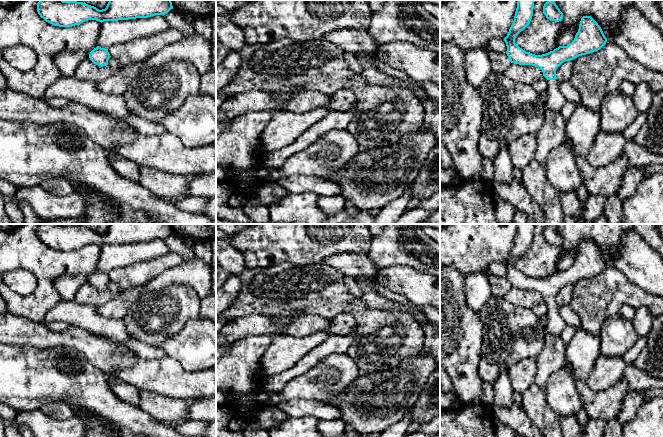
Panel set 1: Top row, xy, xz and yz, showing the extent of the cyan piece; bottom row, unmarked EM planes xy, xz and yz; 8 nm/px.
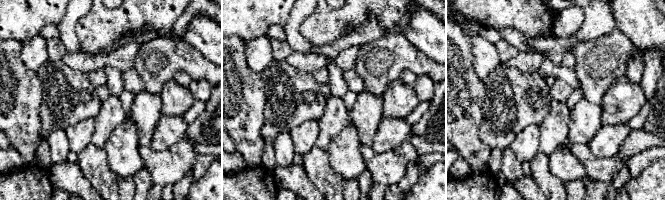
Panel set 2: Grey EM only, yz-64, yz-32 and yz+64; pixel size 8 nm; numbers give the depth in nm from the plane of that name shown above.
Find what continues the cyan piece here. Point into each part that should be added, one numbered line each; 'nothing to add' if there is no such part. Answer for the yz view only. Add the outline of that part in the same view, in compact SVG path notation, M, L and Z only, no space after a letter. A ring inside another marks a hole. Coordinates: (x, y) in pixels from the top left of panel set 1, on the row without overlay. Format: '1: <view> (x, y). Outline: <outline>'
1: yz (555, 324). Outline: M547 304L547 322L544 326L545 332L553 335L560 335L567 326L566 322L559 313L559 306L555 304Z

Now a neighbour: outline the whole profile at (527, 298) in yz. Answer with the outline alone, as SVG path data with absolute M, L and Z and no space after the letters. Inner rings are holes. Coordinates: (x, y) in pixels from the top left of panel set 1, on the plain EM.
M511 287L504 298L517 307L531 309L534 305L543 300L540 292L532 289L519 289Z

